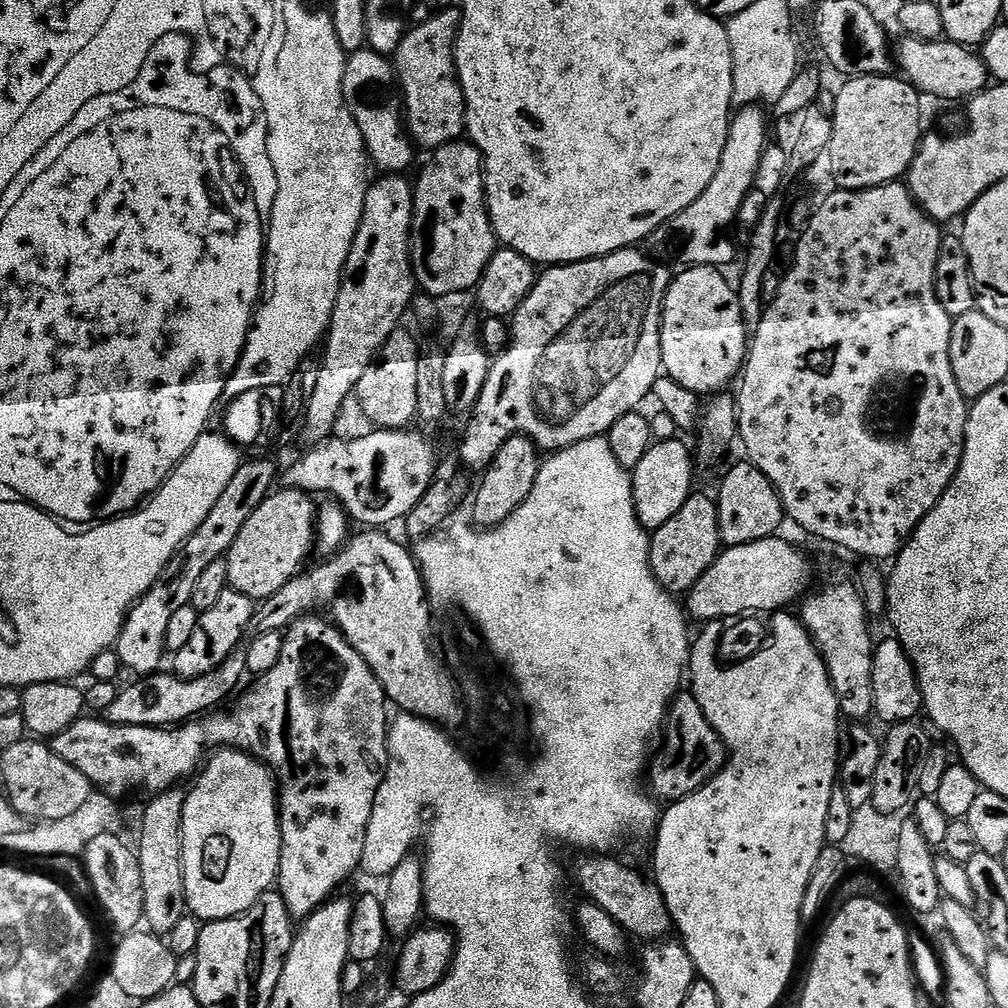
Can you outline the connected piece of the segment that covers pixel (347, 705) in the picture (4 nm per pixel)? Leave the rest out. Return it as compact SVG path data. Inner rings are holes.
M319 615L301 616L287 629L281 646L281 657L277 665L268 673L261 675L256 685L233 706L229 712L216 710L203 718L191 719L179 726L148 728L142 725L114 725L105 720L87 720L81 718L72 725L67 726L57 736L51 737L50 747L62 762L70 762L74 770L86 774L86 778L92 784L97 793L103 793L109 798L124 796L127 792L169 792L171 788L183 785L187 776L195 777L206 754L222 748L239 748L242 752L248 752L251 756L267 764L272 769L273 777L278 785L278 803L280 805L280 874L278 877L278 891L280 897L286 902L286 910L292 915L293 921L302 922L314 910L318 910L323 904L337 895L340 884L344 884L355 872L358 872L362 862L362 850L366 846L366 826L370 822L370 814L374 810L374 798L378 794L380 784L384 781L384 770L388 766L388 729L390 727L390 715L388 716L389 701L386 699L378 678L374 678L374 670L366 666L362 654L350 646L348 639L343 636L335 624L327 619L319 620Z

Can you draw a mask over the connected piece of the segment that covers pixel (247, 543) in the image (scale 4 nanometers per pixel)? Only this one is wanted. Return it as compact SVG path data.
M284 488L273 491L262 506L250 514L246 526L234 538L226 561L228 563L227 587L246 594L250 599L263 602L277 594L282 586L294 579L305 567L304 559L314 548L316 538L316 510L313 497L305 491Z

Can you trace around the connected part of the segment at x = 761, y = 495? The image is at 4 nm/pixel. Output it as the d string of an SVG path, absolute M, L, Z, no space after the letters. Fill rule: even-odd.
M741 462L736 464L724 476L720 484L720 496L716 500L718 526L720 527L721 545L733 548L759 540L771 540L783 524L786 524L786 513L778 490L753 464Z

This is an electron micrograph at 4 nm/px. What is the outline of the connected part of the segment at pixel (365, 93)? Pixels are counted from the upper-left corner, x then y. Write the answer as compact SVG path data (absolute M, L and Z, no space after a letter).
M365 50L351 53L344 62L344 77L342 78L342 94L346 98L346 106L350 114L354 114L354 122L358 122L358 130L362 130L364 145L368 147L368 154L373 165L376 164L384 174L404 174L412 164L414 145L409 137L404 122L404 102L400 86L396 78L393 61L386 56L379 56L377 52Z

